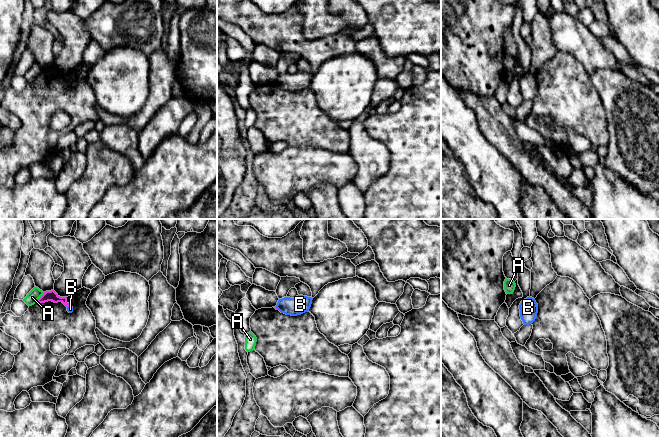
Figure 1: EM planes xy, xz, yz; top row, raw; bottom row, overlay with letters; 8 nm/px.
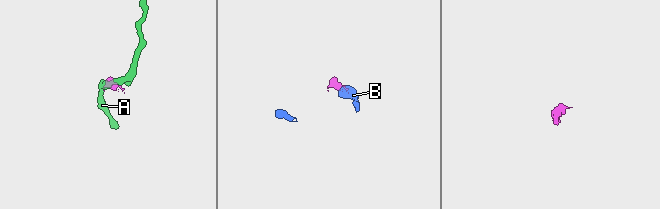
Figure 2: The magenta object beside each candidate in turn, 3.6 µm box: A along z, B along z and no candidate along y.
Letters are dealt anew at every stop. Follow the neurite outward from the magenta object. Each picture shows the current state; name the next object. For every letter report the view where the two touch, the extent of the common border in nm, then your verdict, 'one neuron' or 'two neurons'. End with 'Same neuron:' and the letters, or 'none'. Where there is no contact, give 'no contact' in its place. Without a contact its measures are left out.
A: xy | 120 nm | two neurons
B: xy | 50 nm | two neurons
Same neuron: none

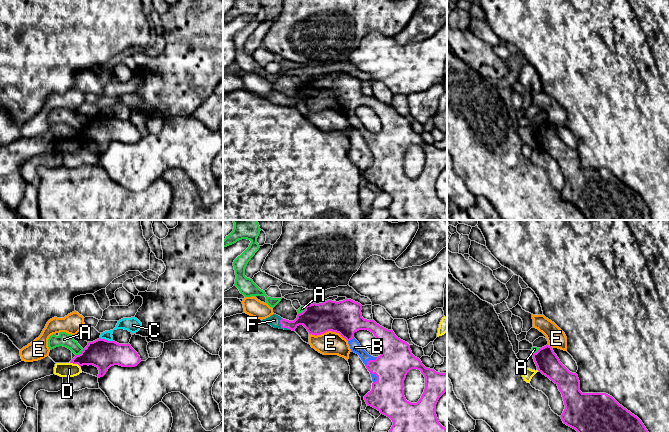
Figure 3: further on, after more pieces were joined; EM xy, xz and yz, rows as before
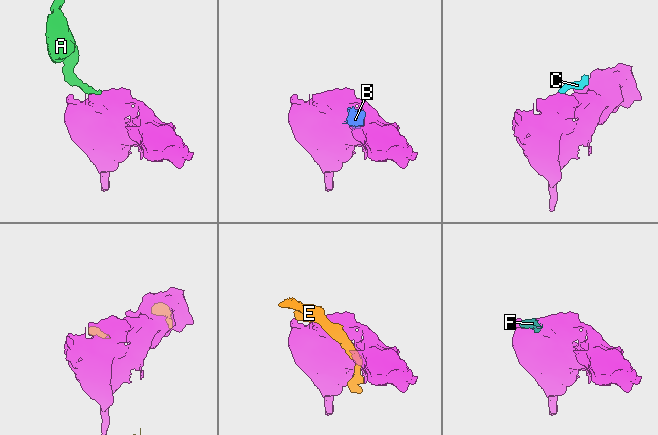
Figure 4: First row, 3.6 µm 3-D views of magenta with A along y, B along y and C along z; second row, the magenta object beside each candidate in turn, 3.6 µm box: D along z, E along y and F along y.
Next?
A: xy | 80 nm | two neurons
B: xz | 120 nm | one neuron
C: xy | 110 nm | two neurons
D: xy | 100 nm | two neurons
E: xz | 320 nm | two neurons
F: xz | 120 nm | one neuron
Same neuron: B, F

